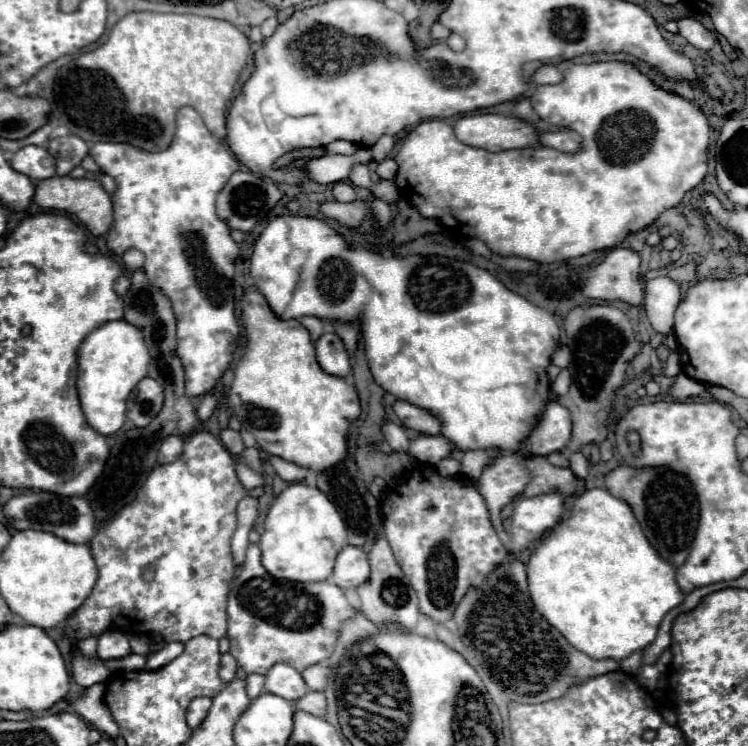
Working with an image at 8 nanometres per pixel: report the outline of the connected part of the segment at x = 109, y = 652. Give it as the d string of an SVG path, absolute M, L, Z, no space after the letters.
M108 629L106 633L102 633L102 637L98 641L98 657L100 659L124 659L130 653L132 651L124 637L124 631Z

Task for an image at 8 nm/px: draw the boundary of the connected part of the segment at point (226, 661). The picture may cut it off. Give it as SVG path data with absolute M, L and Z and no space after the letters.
M222 653L222 657L220 657L220 679L224 683L230 683L230 679L234 679L234 675L236 675L236 669L238 669L236 659L230 653Z

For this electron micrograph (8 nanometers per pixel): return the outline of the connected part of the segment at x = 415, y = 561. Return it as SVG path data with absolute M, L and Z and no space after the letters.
M432 467L416 469L408 483L388 491L382 511L384 535L392 553L418 595L420 611L436 623L452 619L466 591L480 587L508 555L490 523L478 489L454 477L440 477Z

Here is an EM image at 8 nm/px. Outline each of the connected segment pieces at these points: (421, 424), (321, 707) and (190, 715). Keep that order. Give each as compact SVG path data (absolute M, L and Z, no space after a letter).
M396 401L392 409L398 417L404 417L406 427L416 429L420 433L426 433L428 427L428 435L438 435L438 419L434 419L434 415L430 415L428 411L422 411L420 407L414 407L406 401Z
M310 691L306 693L302 699L298 699L294 703L294 707L302 707L302 711L310 713L310 715L316 715L316 717L324 717L326 713L326 697L324 693L318 693L318 691Z
M196 697L196 699L188 705L186 721L188 721L190 729L196 729L196 727L202 723L202 719L206 717L206 711L210 709L210 703L212 703L212 699L208 699L208 697Z

